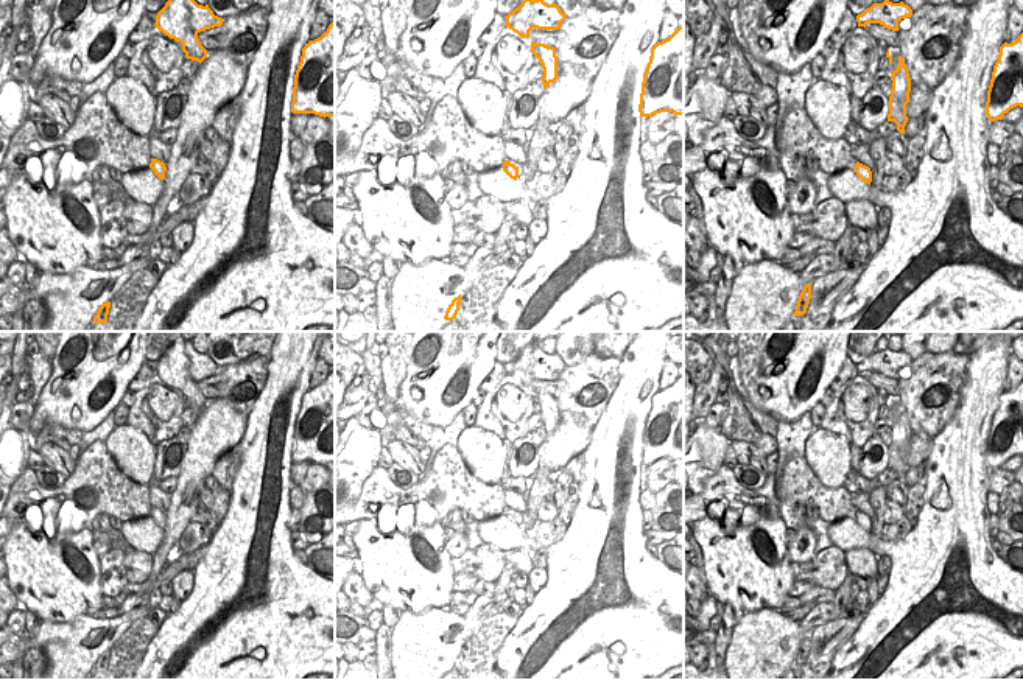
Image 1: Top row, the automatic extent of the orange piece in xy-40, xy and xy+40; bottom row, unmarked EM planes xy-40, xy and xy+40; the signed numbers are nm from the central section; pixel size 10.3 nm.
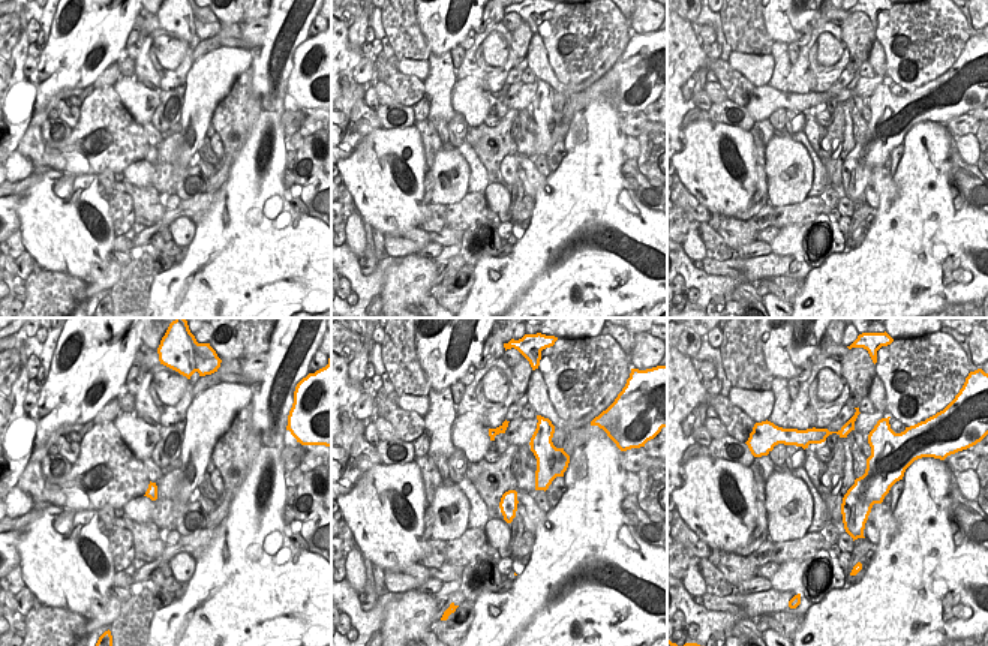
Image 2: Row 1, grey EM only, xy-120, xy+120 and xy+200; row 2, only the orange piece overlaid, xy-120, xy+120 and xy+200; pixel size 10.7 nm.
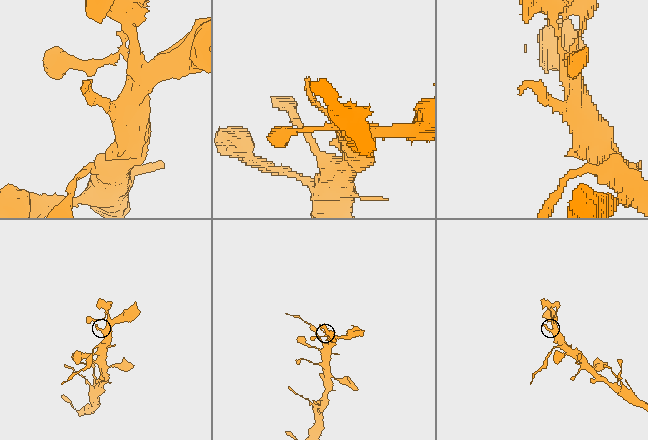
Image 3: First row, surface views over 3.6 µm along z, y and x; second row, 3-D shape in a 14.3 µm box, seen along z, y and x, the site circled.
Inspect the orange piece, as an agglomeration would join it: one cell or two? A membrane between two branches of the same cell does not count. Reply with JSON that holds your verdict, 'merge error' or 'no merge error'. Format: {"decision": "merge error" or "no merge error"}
{"decision": "no merge error"}

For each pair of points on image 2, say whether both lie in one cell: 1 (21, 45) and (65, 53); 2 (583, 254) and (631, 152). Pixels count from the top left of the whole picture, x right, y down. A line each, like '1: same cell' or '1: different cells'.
1: different cells
2: different cells

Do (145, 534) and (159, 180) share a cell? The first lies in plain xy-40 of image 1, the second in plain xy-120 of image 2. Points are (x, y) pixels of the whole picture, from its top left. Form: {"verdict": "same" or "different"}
{"verdict": "different"}

